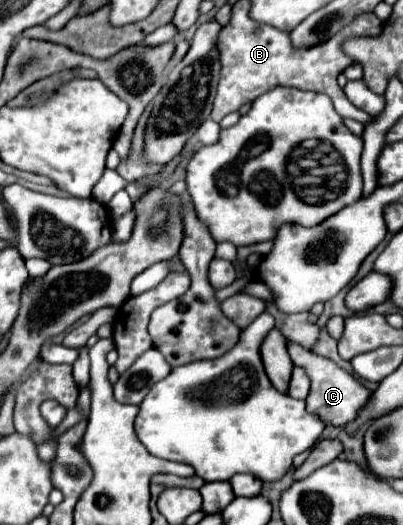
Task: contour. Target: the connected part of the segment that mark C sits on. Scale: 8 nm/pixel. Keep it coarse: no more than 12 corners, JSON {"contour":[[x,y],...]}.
{"contour":[[297,343],[289,355],[311,379],[307,411],[347,425],[371,391]]}

